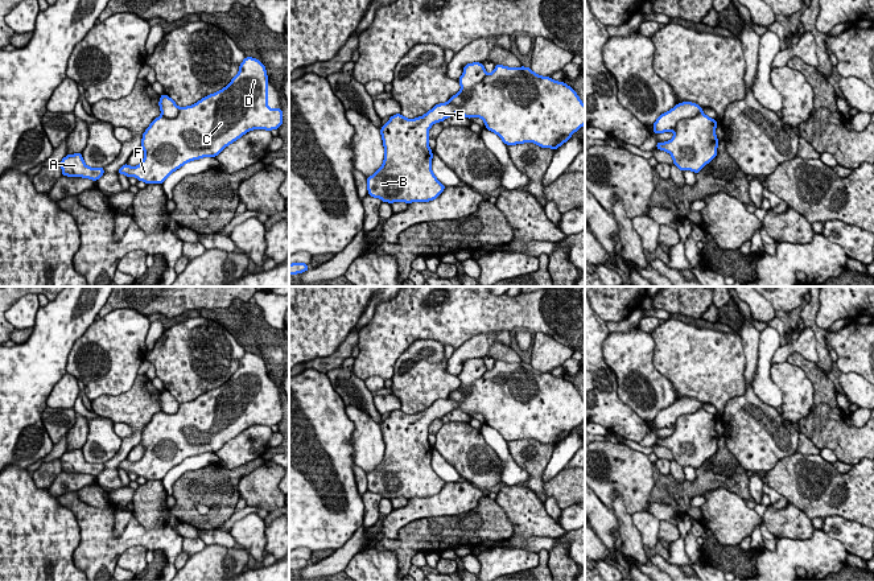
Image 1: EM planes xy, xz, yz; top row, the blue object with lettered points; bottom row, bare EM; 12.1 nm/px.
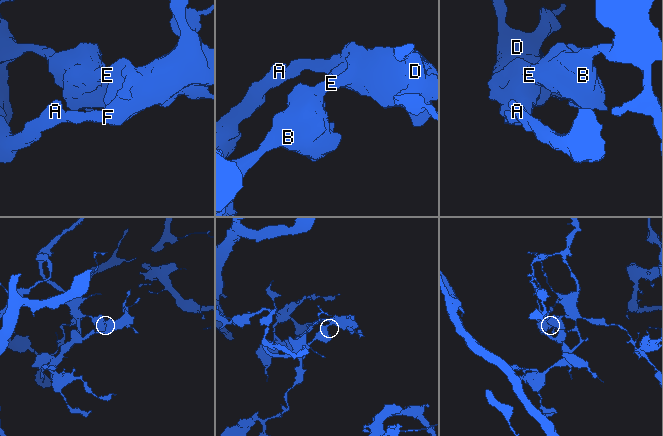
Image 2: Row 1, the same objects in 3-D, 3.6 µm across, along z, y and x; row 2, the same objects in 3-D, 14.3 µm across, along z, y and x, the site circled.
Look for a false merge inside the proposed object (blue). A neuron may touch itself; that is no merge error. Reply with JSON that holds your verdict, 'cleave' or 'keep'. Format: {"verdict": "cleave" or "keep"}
{"verdict": "cleave"}

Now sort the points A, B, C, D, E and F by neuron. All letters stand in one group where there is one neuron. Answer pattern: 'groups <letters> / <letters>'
groups A C D F / B E

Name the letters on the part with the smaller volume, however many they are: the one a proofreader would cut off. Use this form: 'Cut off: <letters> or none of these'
Cut off: A, C, D, F

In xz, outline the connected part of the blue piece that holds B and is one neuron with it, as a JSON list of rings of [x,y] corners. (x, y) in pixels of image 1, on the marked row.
[[[440,103],[416,119],[392,115],[380,128],[383,165],[366,177],[368,195],[388,203],[429,202],[441,195],[446,186],[432,172],[433,153],[428,145],[428,132],[434,123],[444,121],[458,110],[458,106]]]

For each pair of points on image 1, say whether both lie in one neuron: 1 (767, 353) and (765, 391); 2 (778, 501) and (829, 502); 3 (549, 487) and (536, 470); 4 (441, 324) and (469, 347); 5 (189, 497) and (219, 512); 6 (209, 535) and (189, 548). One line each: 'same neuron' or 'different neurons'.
1: same neuron
2: different neurons
3: different neurons
4: different neurons
5: same neuron
6: different neurons

